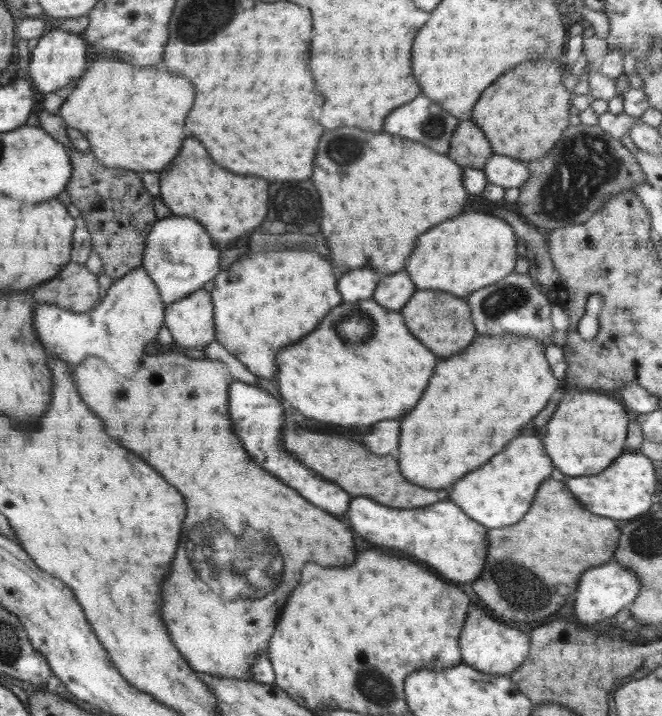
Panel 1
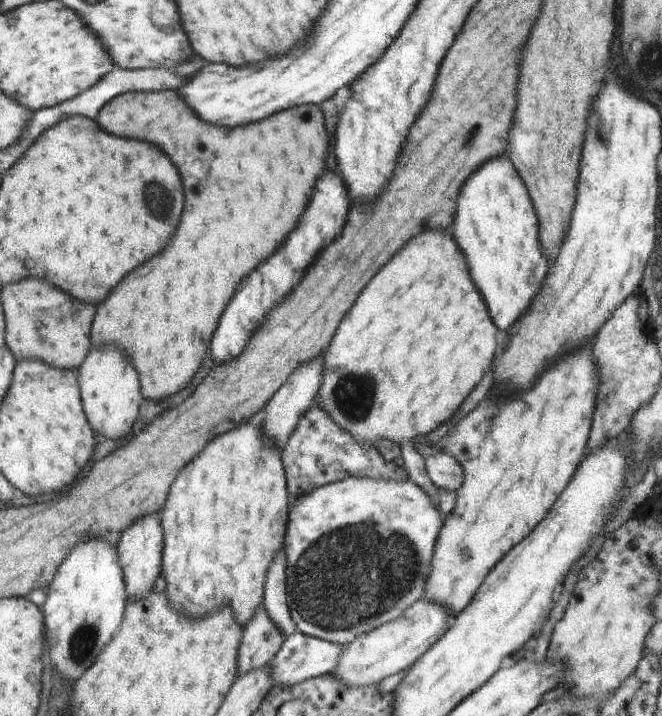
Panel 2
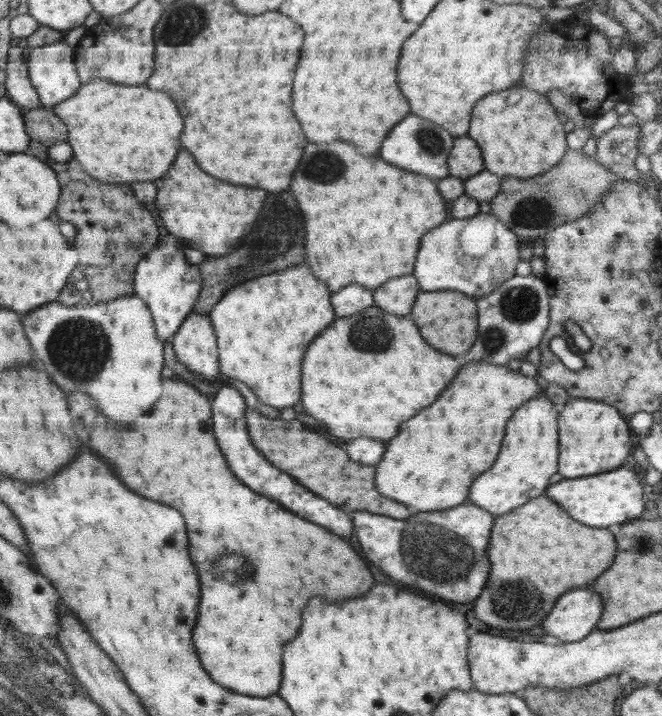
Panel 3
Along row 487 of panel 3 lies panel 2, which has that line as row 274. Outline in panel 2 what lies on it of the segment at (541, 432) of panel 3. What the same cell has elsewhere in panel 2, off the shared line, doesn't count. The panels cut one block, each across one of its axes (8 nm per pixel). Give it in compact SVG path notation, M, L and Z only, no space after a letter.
M508 158L486 162L462 188L456 202L458 220L453 223L453 237L468 258L470 274L484 296L493 323L507 332L526 314L548 276L548 260L538 242L538 216Z

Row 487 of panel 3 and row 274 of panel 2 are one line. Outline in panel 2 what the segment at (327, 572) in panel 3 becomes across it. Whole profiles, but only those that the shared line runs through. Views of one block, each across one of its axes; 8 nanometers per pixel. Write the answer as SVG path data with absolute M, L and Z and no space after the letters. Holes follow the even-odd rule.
M174 89L119 94L101 107L98 124L110 134L148 140L148 144L154 144L156 148L166 152L172 158L174 166L178 168L184 188L188 188L184 212L180 216L180 224L170 244L166 246L166 250L162 250L142 266L132 270L126 278L122 278L122 282L108 294L108 298L95 305L96 314L90 335L91 344L96 348L122 346L130 354L134 368L140 374L142 394L146 398L161 402L166 396L176 394L190 382L192 374L198 370L210 346L210 338L218 328L220 316L224 308L230 304L232 296L250 276L250 272L256 270L258 264L262 264L268 254L272 256L272 250L280 246L288 230L292 230L298 216L304 212L312 186L316 178L322 174L328 150L328 132L324 126L324 116L320 108L314 104L292 107L269 116L268 120L242 124L238 128L222 128L206 124L198 120L198 116L188 108L184 98ZM214 160L220 160L220 168L224 162L224 170L220 170L222 174L216 174L216 186L224 186L224 192L200 192L200 176L202 176L200 172L204 172L206 176L214 172ZM196 196L200 198L196 200ZM226 202L242 202L232 206L234 216L232 222L228 224L228 230L226 230ZM246 214L256 214L254 216L256 220L248 220Z

